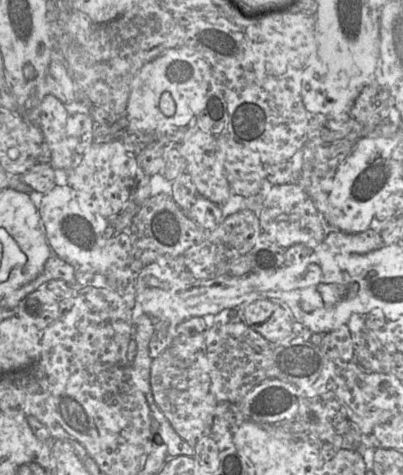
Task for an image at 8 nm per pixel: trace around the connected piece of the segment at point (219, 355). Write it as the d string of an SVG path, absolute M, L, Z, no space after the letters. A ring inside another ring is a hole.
M243 321L213 324L208 330L201 349L188 359L177 358L170 348L163 351L160 356L152 360L150 386L155 404L172 428L194 448L198 441L211 435L214 412L218 403L228 401L238 404L253 387L272 378L292 384L306 399L325 403L330 401L328 399L332 393L336 396L332 358L320 346L297 336L277 344L270 343Z

